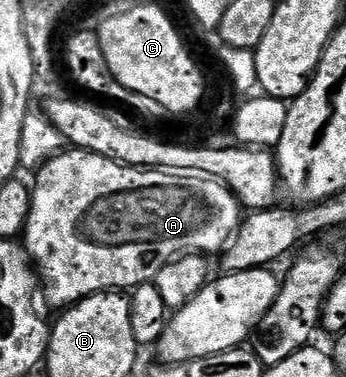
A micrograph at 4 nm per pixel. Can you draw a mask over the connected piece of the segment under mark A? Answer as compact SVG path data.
M71 147L40 165L34 177L31 210L21 241L37 266L51 307L70 307L94 293L130 291L137 285L154 282L157 271L180 255L222 254L239 229L241 204L238 197L224 181L196 169L186 175L165 169L137 169Z

